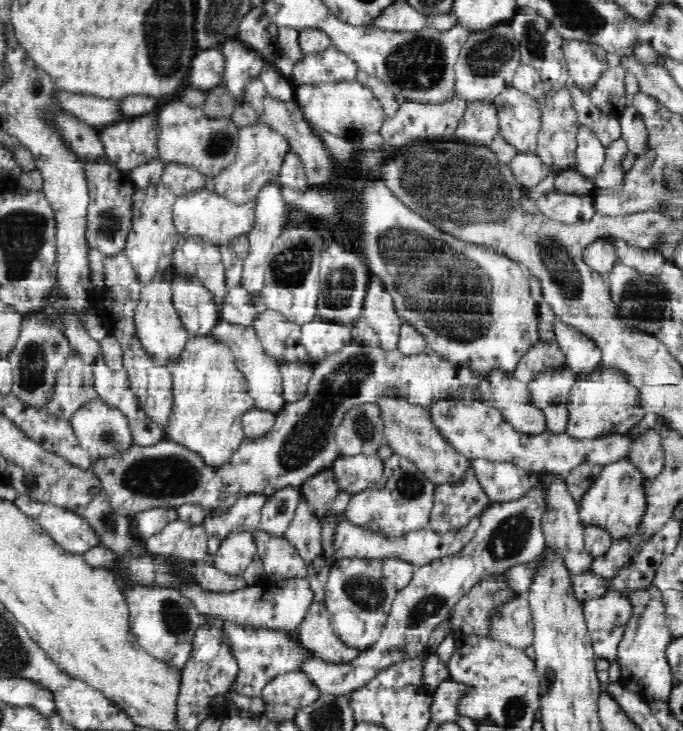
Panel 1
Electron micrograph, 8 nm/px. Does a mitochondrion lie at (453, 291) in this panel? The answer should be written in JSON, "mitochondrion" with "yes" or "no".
{"mitochondrion":"yes"}

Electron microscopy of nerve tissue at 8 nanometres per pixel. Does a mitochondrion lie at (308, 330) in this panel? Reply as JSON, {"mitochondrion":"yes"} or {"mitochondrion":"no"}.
{"mitochondrion":"no"}

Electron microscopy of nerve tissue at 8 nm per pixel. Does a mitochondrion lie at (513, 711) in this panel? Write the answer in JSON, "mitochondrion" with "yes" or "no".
{"mitochondrion":"yes"}

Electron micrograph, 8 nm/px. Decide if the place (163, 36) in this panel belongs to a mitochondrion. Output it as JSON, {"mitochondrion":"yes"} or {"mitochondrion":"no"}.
{"mitochondrion":"yes"}

